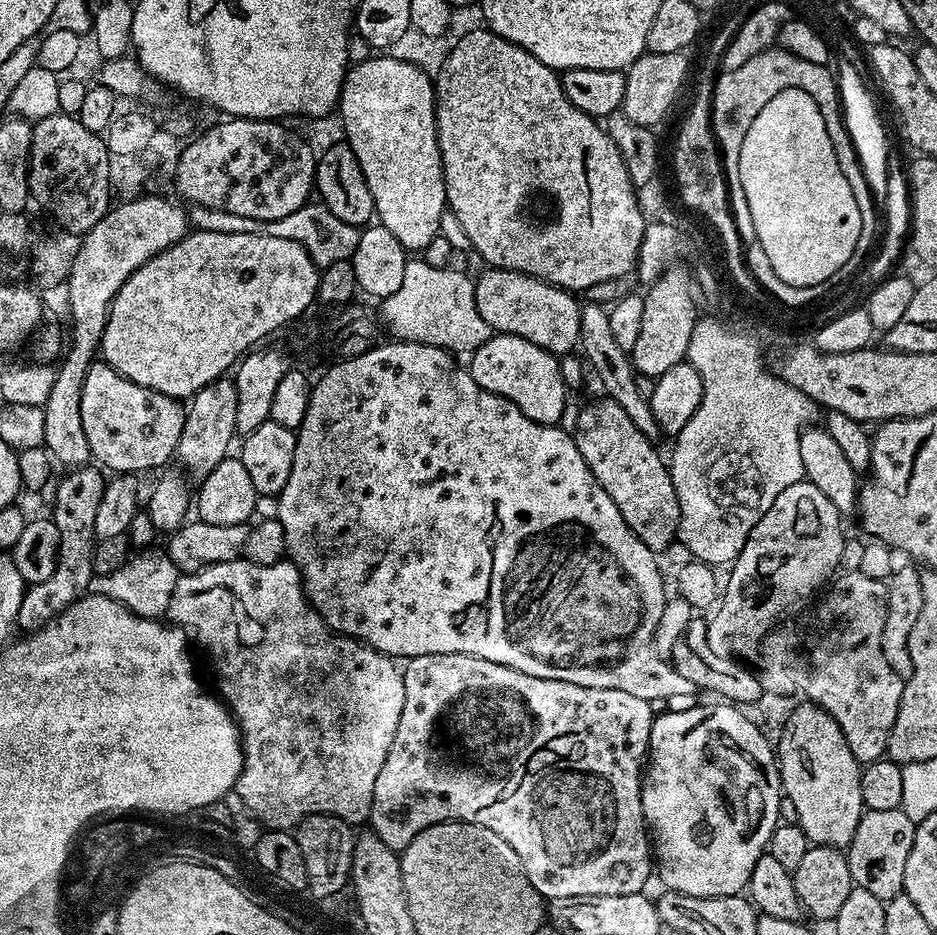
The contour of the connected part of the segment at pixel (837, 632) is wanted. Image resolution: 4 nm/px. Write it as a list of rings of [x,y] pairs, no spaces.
[[[845,571],[842,576],[840,581],[837,579],[827,589],[828,597],[820,604],[820,613],[816,616],[816,637],[806,648],[802,692],[808,695],[805,697],[811,703],[826,710],[826,714],[838,722],[838,730],[842,730],[846,746],[850,746],[854,758],[861,765],[873,764],[887,753],[890,730],[894,730],[894,718],[898,718],[898,702],[902,698],[904,680],[896,667],[900,664],[904,640],[896,629],[897,621],[888,605],[887,583],[878,578],[868,578],[860,571]]]

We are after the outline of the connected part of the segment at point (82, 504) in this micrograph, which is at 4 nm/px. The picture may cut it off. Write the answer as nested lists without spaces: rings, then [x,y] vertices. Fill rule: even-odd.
[[[76,466],[65,472],[68,473],[60,481],[55,481],[56,493],[52,496],[50,512],[51,520],[58,527],[58,562],[54,574],[46,583],[36,583],[25,591],[17,620],[17,627],[20,630],[24,629],[24,632],[33,632],[44,627],[70,605],[87,595],[95,576],[98,541],[94,534],[94,518],[98,514],[98,502],[102,502],[106,476],[96,466]]]

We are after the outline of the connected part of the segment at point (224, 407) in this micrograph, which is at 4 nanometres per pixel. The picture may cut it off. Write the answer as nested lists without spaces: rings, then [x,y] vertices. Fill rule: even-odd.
[[[221,378],[210,382],[206,386],[202,386],[202,390],[198,390],[186,404],[184,414],[184,425],[182,426],[182,438],[178,438],[178,446],[176,447],[175,459],[180,460],[179,467],[186,473],[187,479],[192,482],[205,480],[210,474],[210,470],[214,470],[214,466],[218,466],[218,462],[229,459],[230,452],[228,447],[231,446],[232,440],[237,439],[236,419],[238,418],[238,390],[236,389],[235,379]]]

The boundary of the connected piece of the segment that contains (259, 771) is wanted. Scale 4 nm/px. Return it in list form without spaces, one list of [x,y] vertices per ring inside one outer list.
[[[241,558],[211,564],[197,572],[185,572],[174,586],[167,615],[173,616],[171,619],[179,627],[185,630],[193,628],[194,631],[200,632],[205,646],[216,655],[216,660],[220,663],[220,690],[224,694],[222,700],[240,730],[240,745],[244,748],[244,765],[236,779],[234,791],[239,794],[245,808],[257,821],[268,830],[295,829],[307,816],[314,814],[337,816],[353,826],[359,826],[363,820],[365,823],[372,814],[374,782],[378,782],[378,770],[382,770],[382,762],[386,762],[390,742],[394,742],[394,730],[398,730],[398,718],[402,718],[402,702],[406,702],[404,668],[401,661],[397,657],[379,652],[377,648],[372,648],[362,640],[354,640],[351,636],[333,632],[316,611],[308,593],[304,591],[304,579],[301,578],[296,565],[288,558],[270,566],[253,564],[251,560]]]

